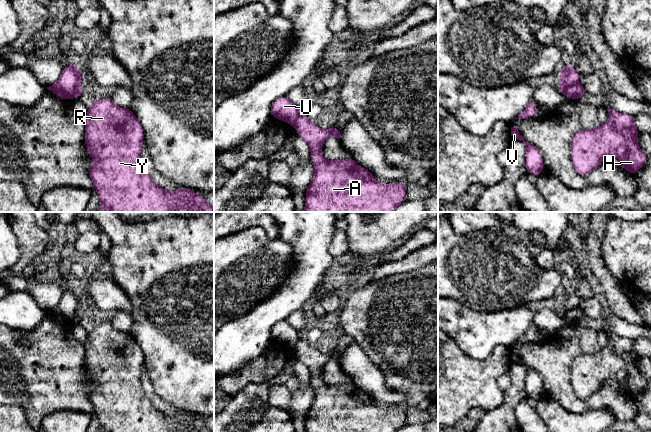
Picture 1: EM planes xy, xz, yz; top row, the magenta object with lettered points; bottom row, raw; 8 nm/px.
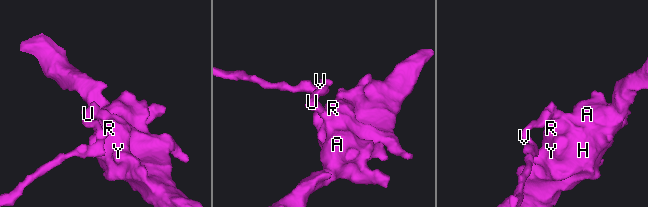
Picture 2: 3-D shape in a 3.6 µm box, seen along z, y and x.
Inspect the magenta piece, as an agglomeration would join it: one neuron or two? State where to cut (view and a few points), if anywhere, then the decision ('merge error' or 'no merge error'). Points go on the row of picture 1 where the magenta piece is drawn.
cut yz (577, 81), (566, 90), (565, 94); merge error

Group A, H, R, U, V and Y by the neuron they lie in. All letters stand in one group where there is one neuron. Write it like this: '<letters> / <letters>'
A H R Y / U V

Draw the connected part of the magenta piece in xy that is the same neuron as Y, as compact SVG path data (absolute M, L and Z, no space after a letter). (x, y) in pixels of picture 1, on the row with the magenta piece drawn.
M108 97L97 102L89 102L84 125L87 153L94 160L89 168L89 174L94 190L100 198L100 212L214 212L205 198L190 188L183 187L177 191L167 191L153 182L141 160L143 128L130 108L118 107Z

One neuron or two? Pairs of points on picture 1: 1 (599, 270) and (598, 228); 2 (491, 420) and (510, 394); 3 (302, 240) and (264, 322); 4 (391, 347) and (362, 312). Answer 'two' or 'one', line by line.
1: one
2: one
3: one
4: one

